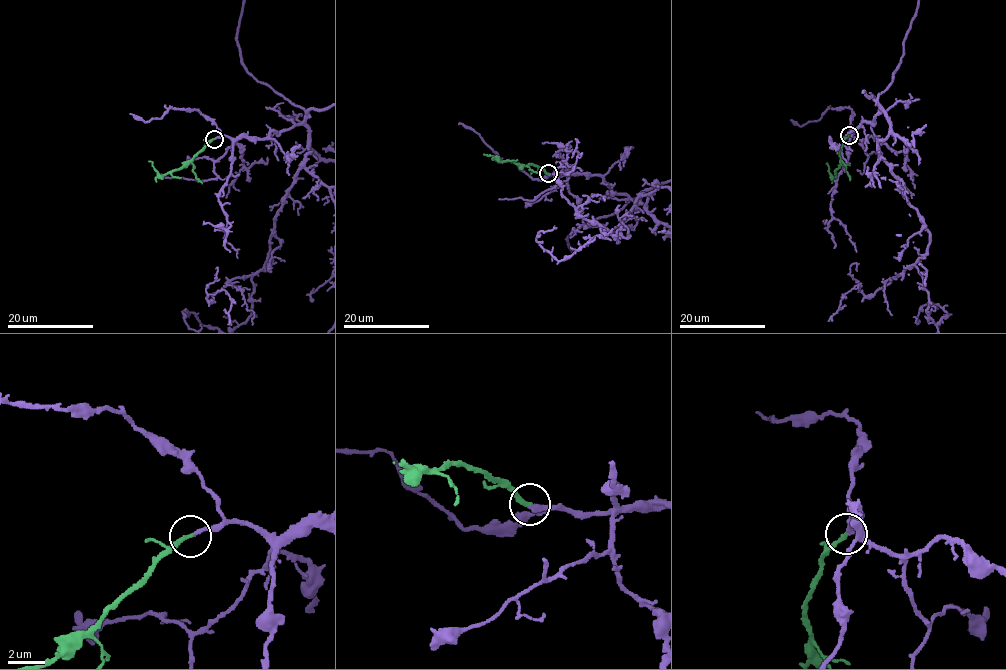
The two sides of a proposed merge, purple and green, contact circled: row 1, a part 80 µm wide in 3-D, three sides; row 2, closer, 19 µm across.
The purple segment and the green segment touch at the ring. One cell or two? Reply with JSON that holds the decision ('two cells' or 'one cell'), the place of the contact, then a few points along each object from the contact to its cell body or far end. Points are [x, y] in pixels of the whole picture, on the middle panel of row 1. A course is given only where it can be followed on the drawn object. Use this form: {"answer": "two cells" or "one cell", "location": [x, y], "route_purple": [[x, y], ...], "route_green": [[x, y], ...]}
{"answer": "one cell", "location": [548, 173], "route_green": [[548, 174], [534, 165], [498, 160], [483, 153]]}

